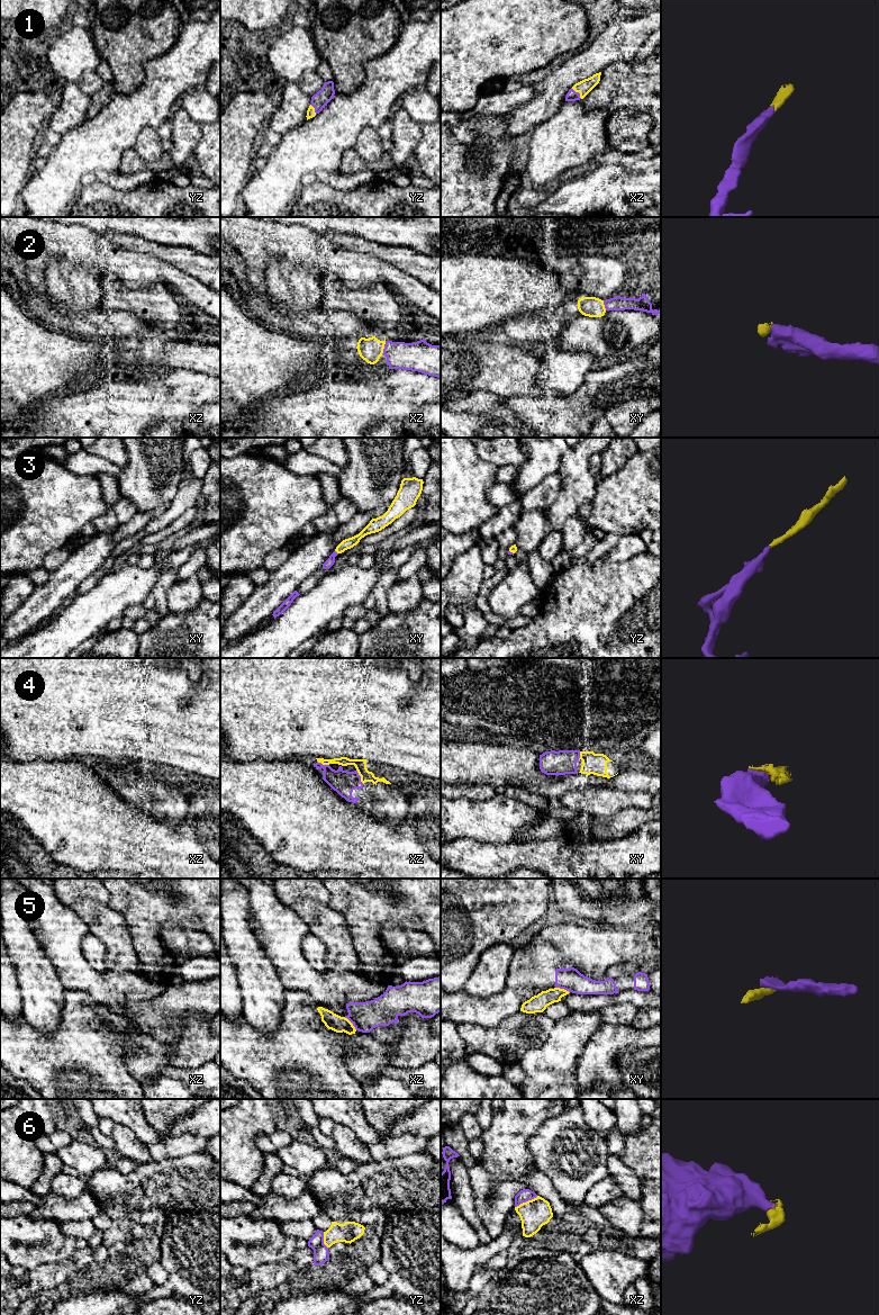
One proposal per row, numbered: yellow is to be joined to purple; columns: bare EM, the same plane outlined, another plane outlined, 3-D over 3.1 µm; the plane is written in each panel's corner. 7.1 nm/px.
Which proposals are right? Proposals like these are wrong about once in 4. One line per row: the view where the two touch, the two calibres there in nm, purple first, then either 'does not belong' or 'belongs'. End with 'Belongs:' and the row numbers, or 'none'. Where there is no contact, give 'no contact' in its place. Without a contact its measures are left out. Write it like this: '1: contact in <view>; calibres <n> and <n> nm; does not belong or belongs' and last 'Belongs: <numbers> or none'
1: contact in xz; calibres 80 and 100 nm; belongs
2: contact in xz; calibres 200 and 170 nm; belongs
3: contact in xy; calibres 60 and 80 nm; belongs
4: contact in xz; calibres 170 and 80 nm; belongs
5: contact in xz; calibres 220 and 120 nm; does not belong
6: contact in xz; calibres 90 and 200 nm; does not belong
Belongs: 1, 2, 3, 4

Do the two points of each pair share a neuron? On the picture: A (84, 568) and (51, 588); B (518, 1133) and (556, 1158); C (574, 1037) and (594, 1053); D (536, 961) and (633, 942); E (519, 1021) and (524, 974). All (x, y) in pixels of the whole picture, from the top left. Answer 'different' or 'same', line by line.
A: same
B: different
C: different
D: different
E: different

